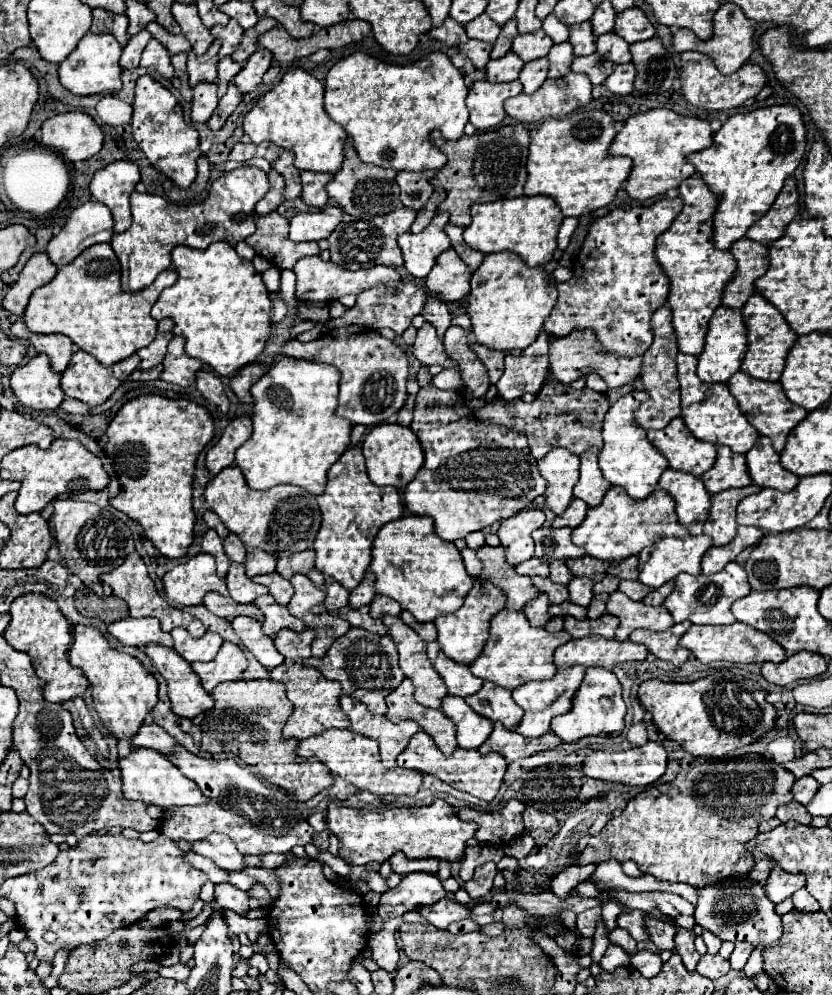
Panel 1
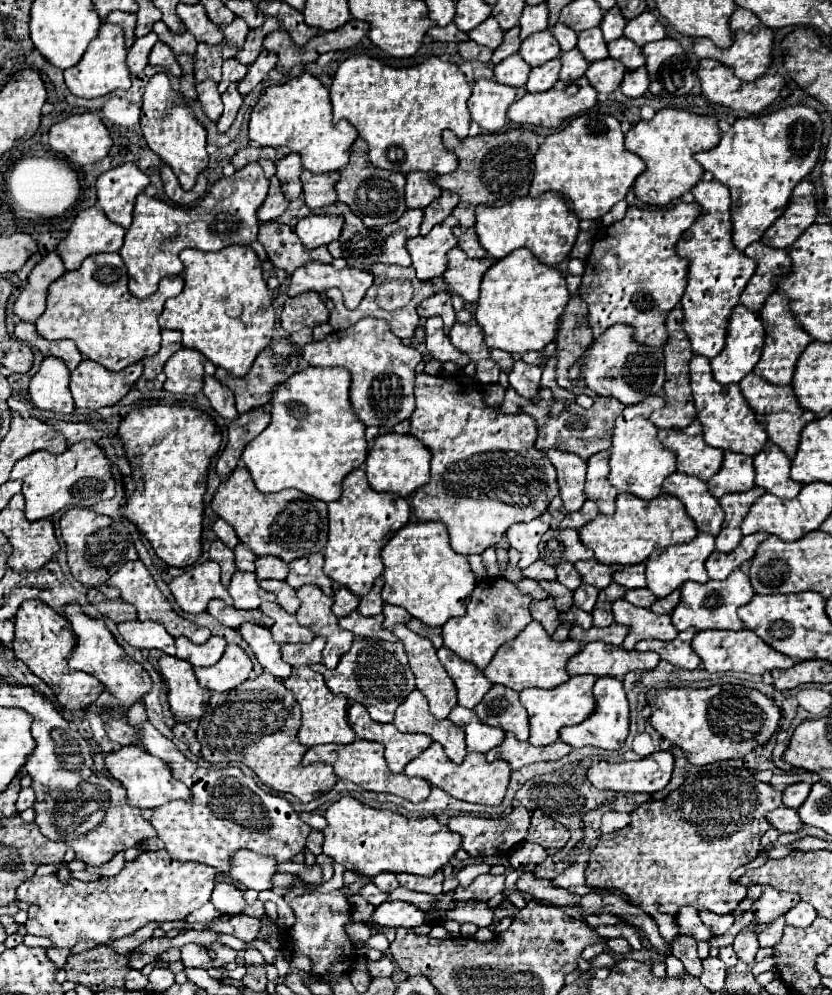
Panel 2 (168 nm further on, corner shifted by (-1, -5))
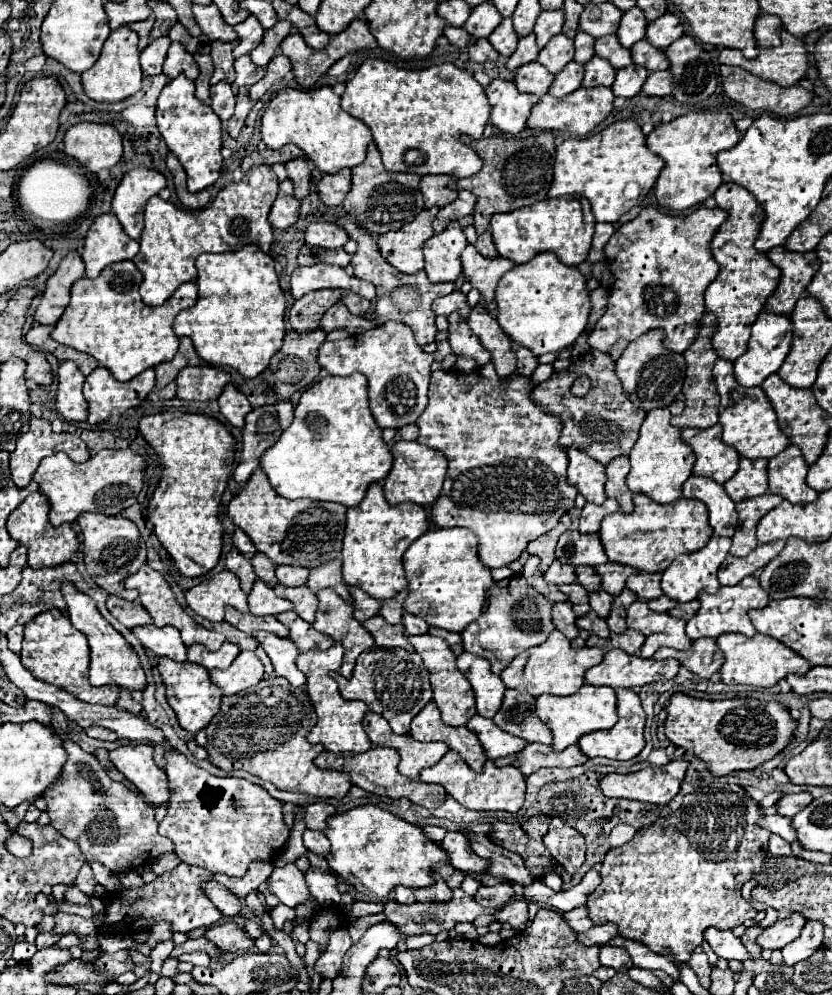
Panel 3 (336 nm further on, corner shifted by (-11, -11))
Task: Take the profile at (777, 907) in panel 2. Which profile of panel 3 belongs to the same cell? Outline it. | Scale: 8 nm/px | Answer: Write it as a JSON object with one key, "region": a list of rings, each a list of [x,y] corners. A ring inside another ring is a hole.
{"region":[[[793,913],[791,919],[777,919],[775,925],[767,927],[757,939],[761,949],[783,949],[791,941],[795,941],[805,925],[805,919],[799,913]]]}

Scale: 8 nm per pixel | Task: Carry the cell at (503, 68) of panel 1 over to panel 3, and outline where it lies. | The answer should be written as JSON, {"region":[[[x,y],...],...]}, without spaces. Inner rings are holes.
{"region":[[[533,61],[533,63],[527,63],[523,67],[517,69],[515,73],[515,85],[519,91],[523,93],[533,93],[537,97],[543,97],[551,83],[553,83],[553,73],[549,73],[541,63]]]}

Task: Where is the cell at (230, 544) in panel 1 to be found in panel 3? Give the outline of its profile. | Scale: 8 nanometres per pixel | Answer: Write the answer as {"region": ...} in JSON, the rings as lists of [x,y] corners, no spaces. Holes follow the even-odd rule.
{"region":[[[257,553],[253,559],[251,559],[253,567],[255,567],[255,573],[261,581],[265,581],[269,587],[275,587],[277,585],[277,579],[275,579],[275,563],[271,559],[267,559],[267,555],[263,553]]]}

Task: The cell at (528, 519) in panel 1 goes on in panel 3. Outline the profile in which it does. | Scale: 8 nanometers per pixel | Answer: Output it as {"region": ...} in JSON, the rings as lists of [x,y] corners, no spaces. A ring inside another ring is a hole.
{"region":[[[563,515],[561,521],[559,521],[559,525],[557,525],[555,529],[551,529],[549,533],[545,533],[545,535],[537,537],[533,543],[529,543],[527,551],[529,551],[529,555],[541,557],[539,569],[541,569],[543,573],[545,573],[545,571],[549,569],[549,565],[555,561],[555,545],[557,545],[559,535],[561,535],[563,531],[567,531],[569,527],[571,527],[571,519],[569,519],[569,515]]]}

